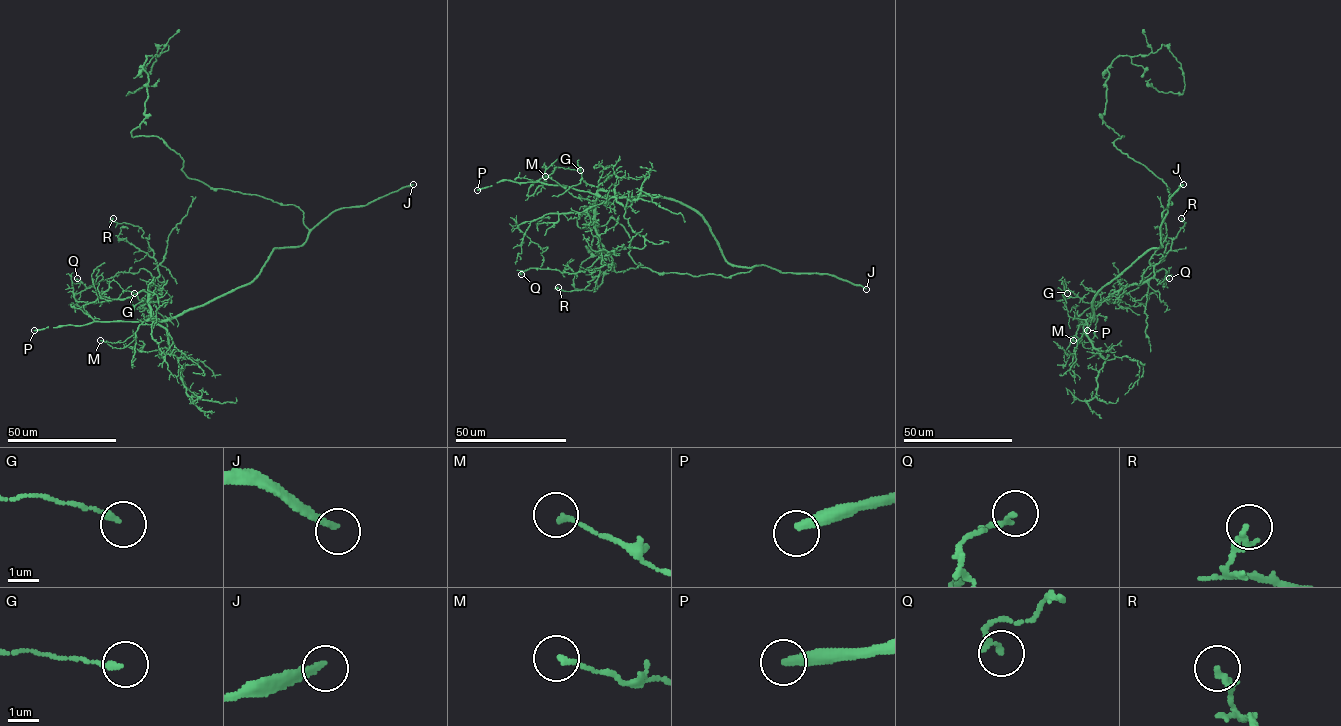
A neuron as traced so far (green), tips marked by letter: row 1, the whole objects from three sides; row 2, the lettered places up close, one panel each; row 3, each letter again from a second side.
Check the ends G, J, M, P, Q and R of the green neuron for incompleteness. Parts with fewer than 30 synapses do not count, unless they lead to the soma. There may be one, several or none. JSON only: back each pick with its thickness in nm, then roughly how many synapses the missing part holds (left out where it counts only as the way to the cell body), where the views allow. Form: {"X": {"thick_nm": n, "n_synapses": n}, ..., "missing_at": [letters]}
{"J": {"thick_nm": 220, "n_synapses": 350}, "missing_at": ["J"]}

